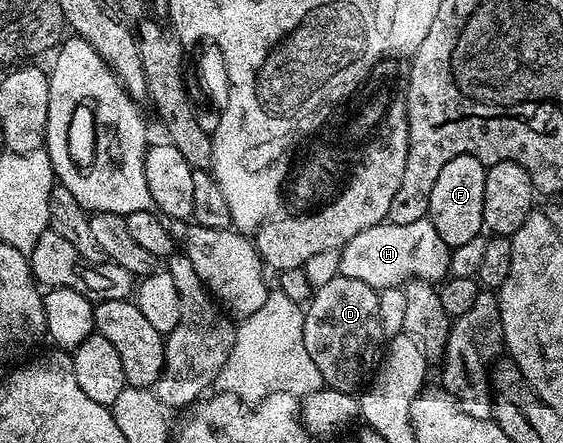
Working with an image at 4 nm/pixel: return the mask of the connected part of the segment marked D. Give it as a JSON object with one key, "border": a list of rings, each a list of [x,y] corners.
{"border":[[[342,274],[327,280],[327,284],[316,287],[305,310],[303,344],[307,344],[307,352],[311,360],[315,360],[315,368],[319,368],[319,376],[323,376],[326,387],[356,395],[362,389],[366,379],[373,374],[383,350],[378,291],[363,284],[363,280],[351,280]]]}

